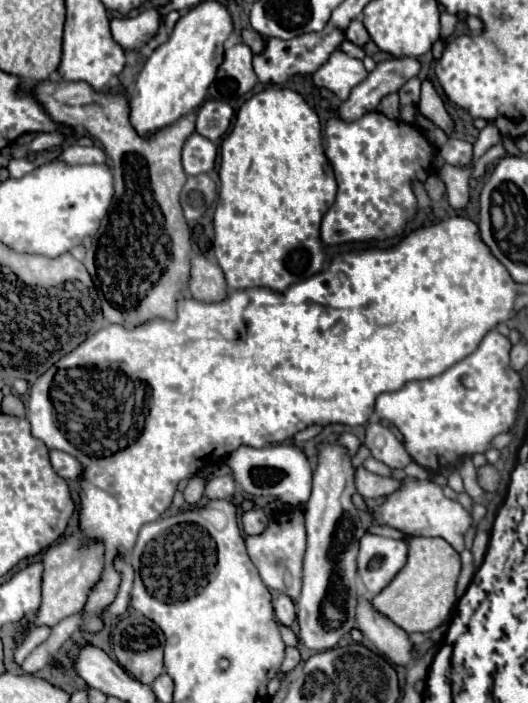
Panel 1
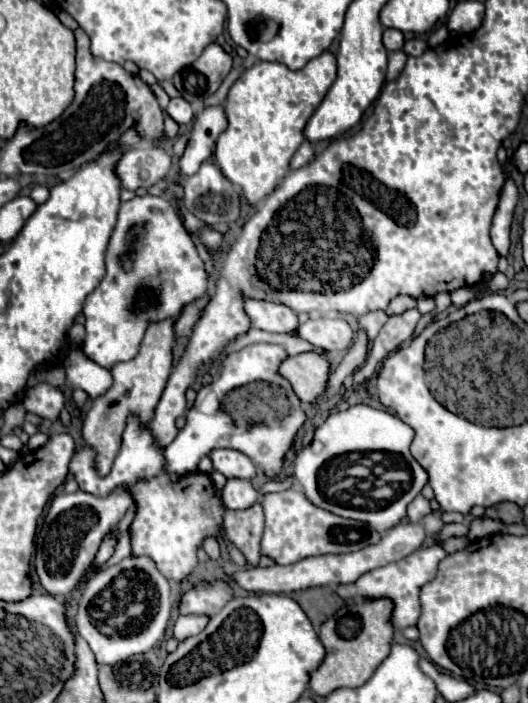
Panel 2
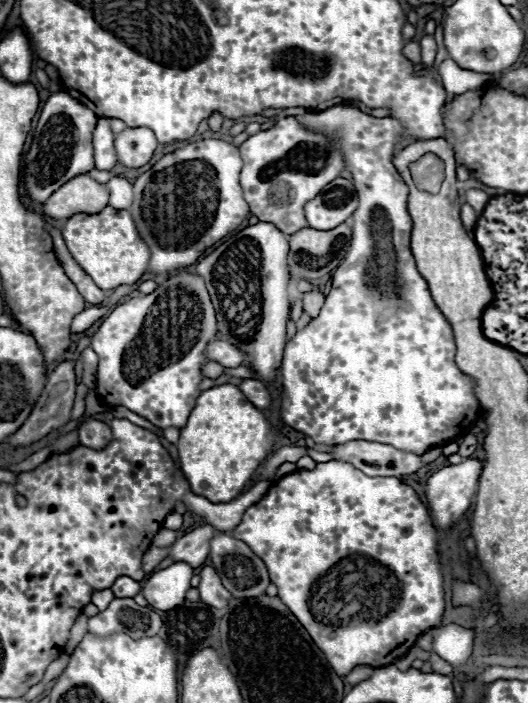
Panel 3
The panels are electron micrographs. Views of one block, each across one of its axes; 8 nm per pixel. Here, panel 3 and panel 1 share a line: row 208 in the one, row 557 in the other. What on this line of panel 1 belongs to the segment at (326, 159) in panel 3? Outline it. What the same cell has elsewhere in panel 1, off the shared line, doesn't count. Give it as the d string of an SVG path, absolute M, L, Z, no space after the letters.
M286 508L274 516L268 528L260 536L246 536L246 548L252 564L256 566L262 582L280 594L288 594L294 600L300 596L302 588L302 560L306 552L306 530L304 514L300 508Z

